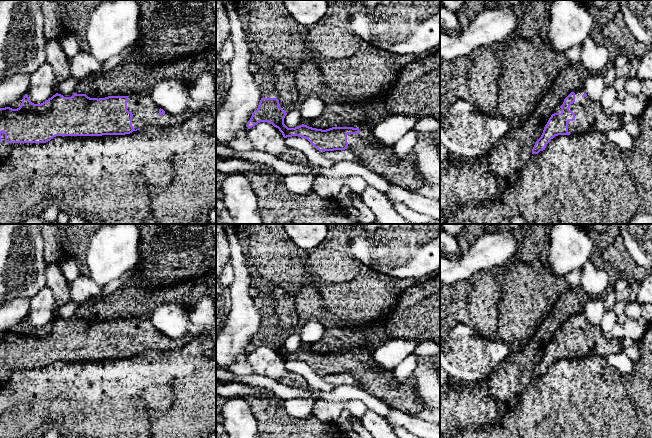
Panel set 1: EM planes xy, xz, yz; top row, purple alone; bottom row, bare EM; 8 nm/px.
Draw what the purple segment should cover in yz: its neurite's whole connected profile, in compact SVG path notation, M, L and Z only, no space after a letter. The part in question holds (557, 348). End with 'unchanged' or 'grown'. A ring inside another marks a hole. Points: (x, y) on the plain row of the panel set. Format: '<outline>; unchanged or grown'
M584 315L571 316L554 334L536 365L532 378L545 374L546 369L558 359L600 355L604 358L621 351L621 342L605 337L600 325L592 324Z; grown

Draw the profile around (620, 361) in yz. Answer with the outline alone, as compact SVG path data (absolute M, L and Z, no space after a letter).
M621 350L606 357L607 362L616 370L623 373L632 373L634 362Z

